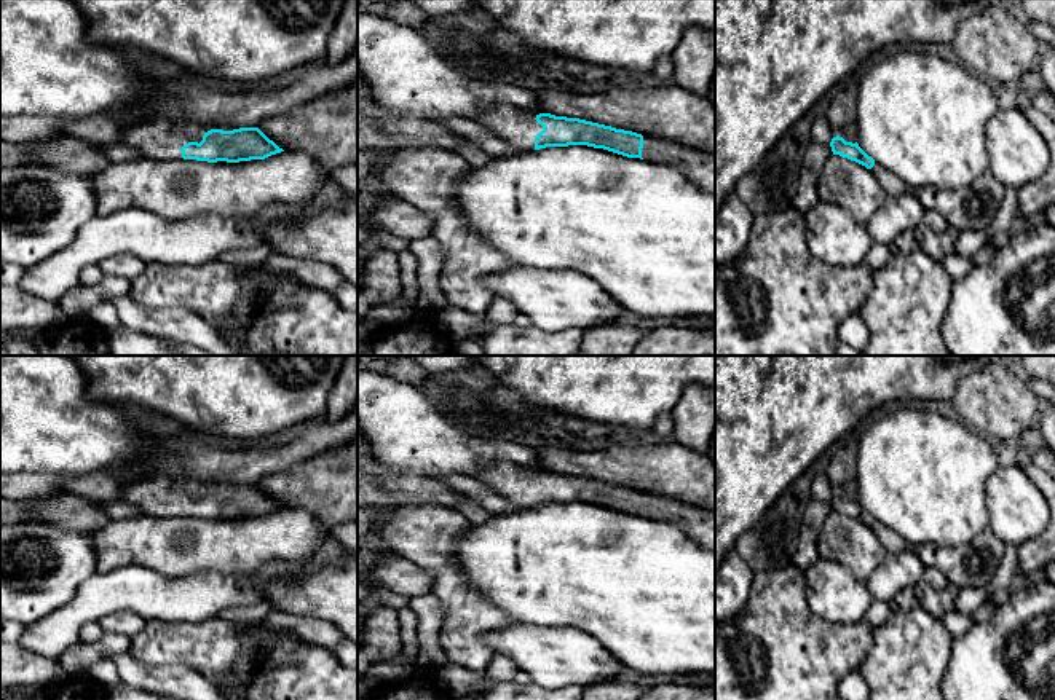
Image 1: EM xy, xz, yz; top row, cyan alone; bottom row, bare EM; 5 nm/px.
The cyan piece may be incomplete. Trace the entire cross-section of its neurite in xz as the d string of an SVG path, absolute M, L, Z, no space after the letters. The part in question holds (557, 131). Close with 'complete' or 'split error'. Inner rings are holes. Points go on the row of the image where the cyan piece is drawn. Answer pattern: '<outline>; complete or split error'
M511 104L488 105L474 121L520 151L568 145L603 148L627 158L670 166L701 190L715 193L715 153L707 155L670 140L643 137L579 118L535 115Z; split error

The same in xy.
M153 118L123 126L121 144L152 159L196 159L239 163L265 159L284 151L259 128L207 129L192 121Z; split error

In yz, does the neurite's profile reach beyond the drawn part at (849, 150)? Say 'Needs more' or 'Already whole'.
Needs more

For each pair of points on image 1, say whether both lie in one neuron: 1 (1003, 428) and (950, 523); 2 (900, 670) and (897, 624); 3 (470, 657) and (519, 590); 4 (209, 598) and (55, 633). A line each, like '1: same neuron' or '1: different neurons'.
1: different neurons
2: same neuron
3: different neurons
4: same neuron

